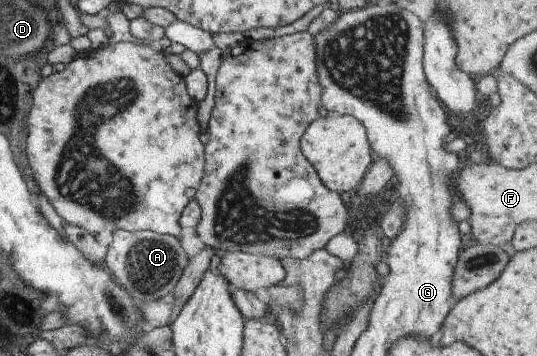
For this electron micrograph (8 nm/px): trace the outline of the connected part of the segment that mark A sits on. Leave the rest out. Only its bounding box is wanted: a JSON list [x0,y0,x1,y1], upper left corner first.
[103,230,188,301]

